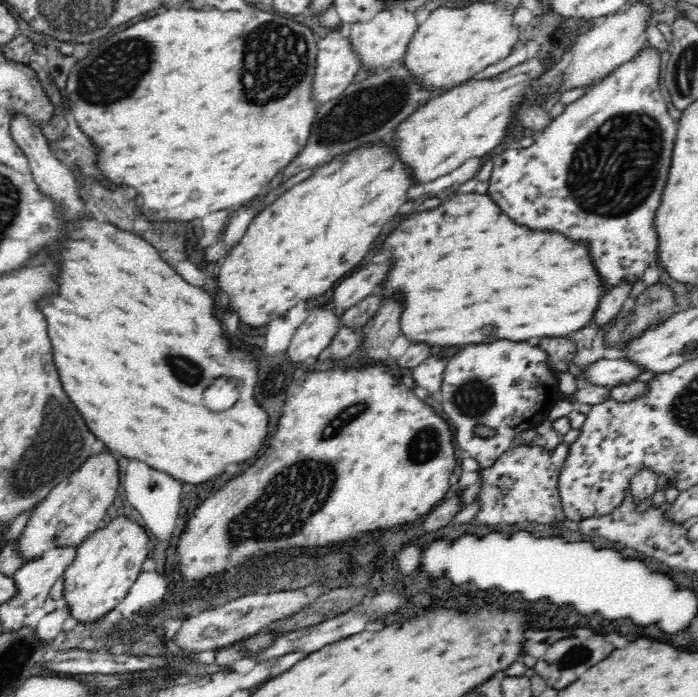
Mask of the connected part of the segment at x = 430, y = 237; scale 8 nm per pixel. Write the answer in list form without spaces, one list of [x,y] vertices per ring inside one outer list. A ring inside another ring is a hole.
[[[470,193],[454,195],[449,202],[443,202],[436,208],[406,214],[400,224],[384,238],[380,252],[390,252],[390,270],[379,286],[380,300],[400,300],[402,302],[402,314],[400,314],[400,332],[410,344],[426,344],[430,348],[434,346],[460,346],[460,344],[482,344],[482,342],[496,342],[496,340],[512,340],[512,342],[524,342],[524,340],[537,340],[544,337],[567,337],[571,332],[590,324],[590,318],[598,300],[602,298],[602,284],[590,266],[590,260],[586,256],[586,248],[578,246],[558,234],[548,232],[530,232],[524,226],[514,224],[498,205],[488,198],[487,195]]]

